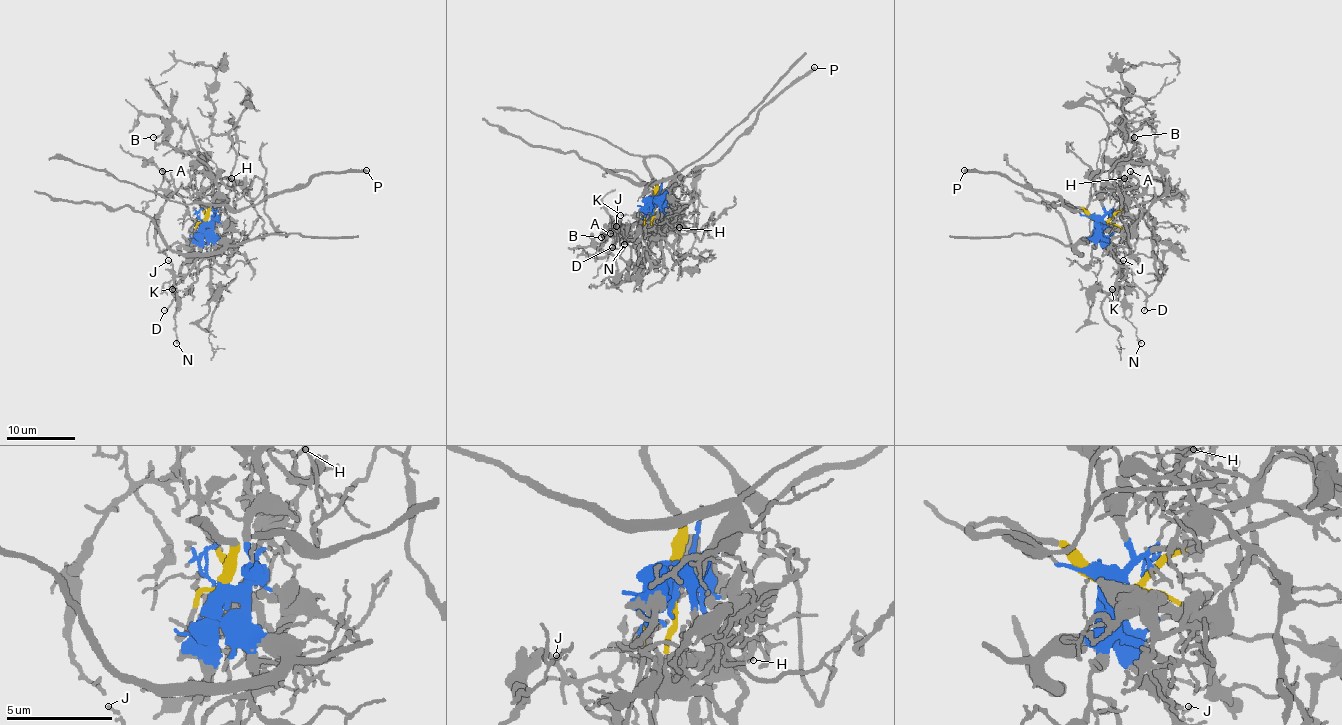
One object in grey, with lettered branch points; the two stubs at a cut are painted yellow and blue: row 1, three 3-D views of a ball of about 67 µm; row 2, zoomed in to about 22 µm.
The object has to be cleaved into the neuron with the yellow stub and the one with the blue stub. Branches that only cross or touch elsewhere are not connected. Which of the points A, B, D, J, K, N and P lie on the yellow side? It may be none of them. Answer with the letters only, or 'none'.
A, B, D, P

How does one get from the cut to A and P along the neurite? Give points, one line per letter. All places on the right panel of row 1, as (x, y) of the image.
A: (1101, 222), (1164, 191), (1164, 172), (1152, 164), (1127, 162), (1121, 169), (1127, 188), (1132, 186), (1130, 171)
P: (1101, 222), (1082, 210), (1053, 205), (1073, 210), (1056, 196), (1031, 191), (1002, 174), (964, 171)

